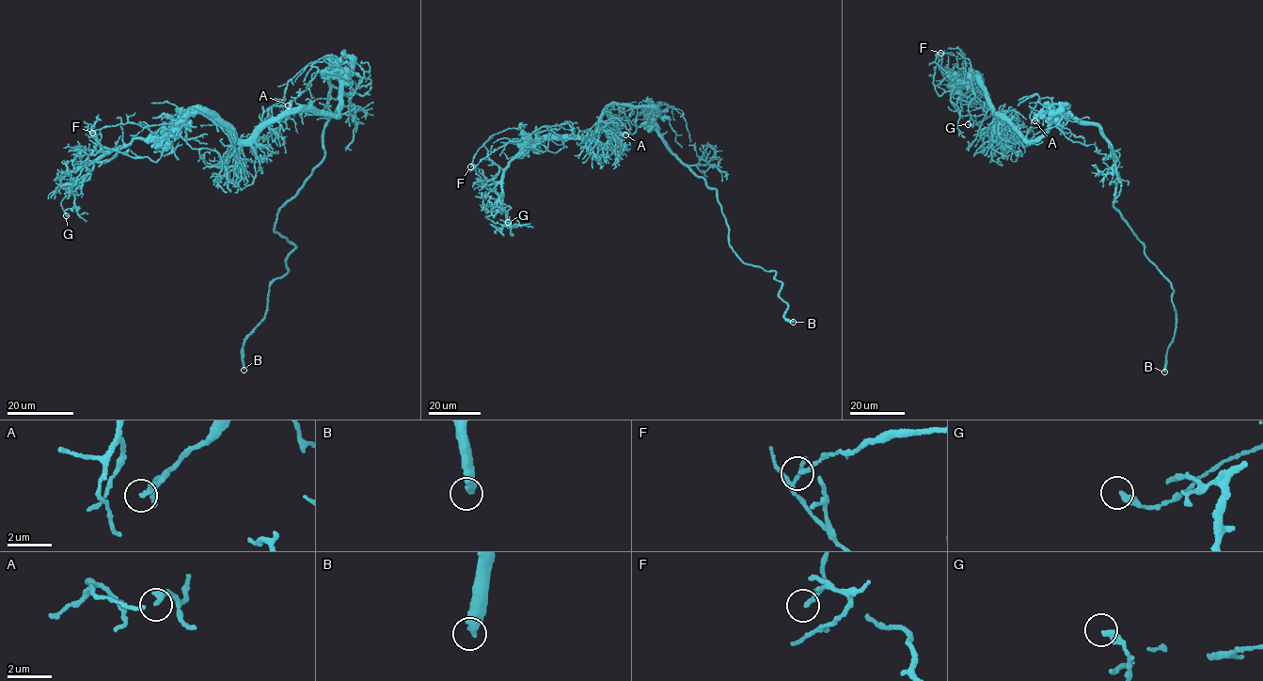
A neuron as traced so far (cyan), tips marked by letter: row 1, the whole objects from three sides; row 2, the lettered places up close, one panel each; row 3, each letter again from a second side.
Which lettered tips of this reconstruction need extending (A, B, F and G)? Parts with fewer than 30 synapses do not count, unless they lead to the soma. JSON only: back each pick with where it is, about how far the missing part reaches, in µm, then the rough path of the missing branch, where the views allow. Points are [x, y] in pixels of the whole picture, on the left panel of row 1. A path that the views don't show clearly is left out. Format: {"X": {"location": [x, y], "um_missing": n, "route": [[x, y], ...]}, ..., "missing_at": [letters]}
{"B": {"location": [244, 370], "um_missing": 15, "route": [[244, 370], [219, 397], [222, 399]]}, "missing_at": ["B"]}

